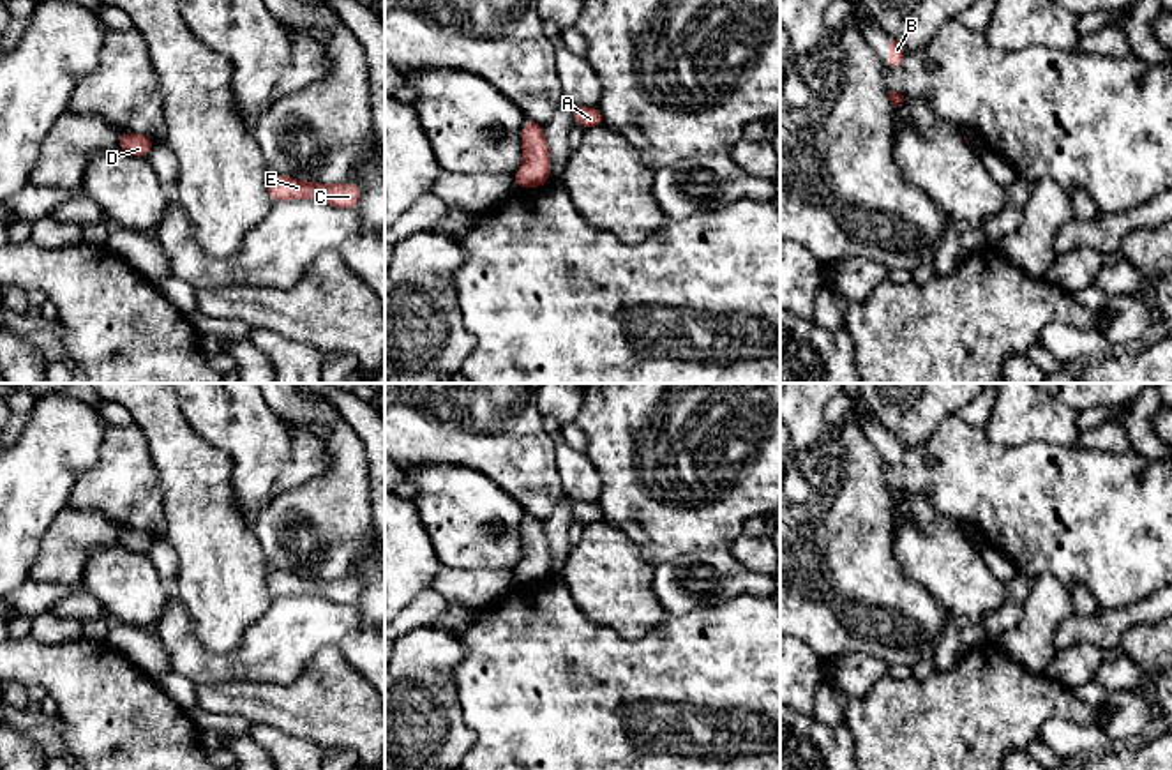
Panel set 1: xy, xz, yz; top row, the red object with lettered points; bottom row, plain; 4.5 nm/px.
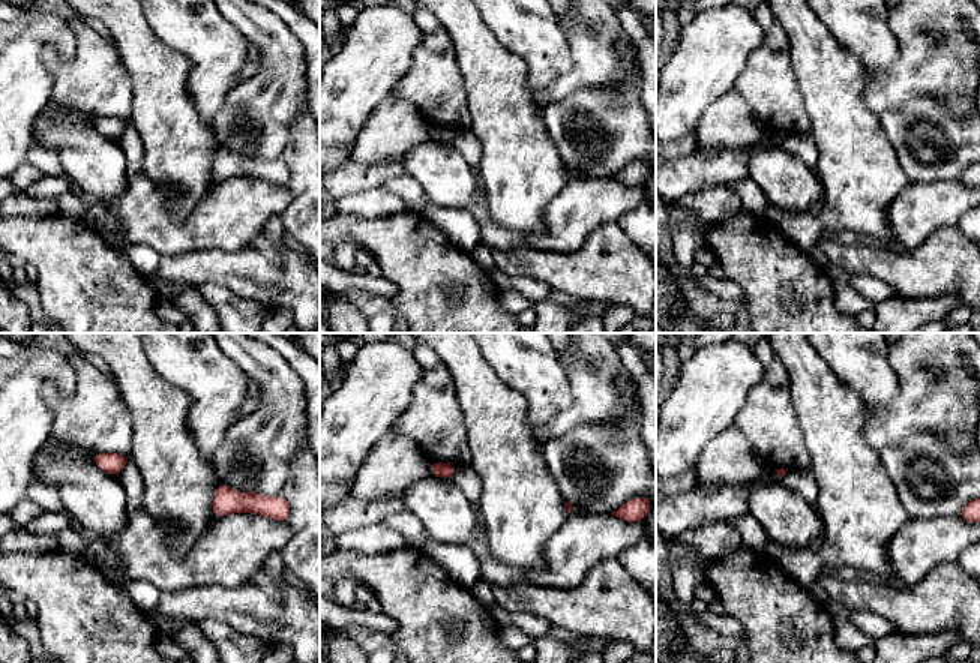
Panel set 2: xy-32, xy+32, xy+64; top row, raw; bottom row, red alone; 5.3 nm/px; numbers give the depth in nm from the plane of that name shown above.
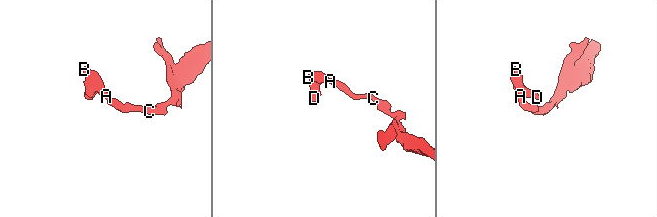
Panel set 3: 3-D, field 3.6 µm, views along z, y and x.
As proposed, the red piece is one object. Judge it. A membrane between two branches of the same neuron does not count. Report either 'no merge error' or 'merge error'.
no merge error

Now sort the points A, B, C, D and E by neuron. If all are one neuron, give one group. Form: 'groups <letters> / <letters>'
groups A B C D E

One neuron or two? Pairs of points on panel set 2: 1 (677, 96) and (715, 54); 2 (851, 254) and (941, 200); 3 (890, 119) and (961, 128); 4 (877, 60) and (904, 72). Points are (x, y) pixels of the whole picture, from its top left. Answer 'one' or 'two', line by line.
1: one
2: two
3: one
4: two

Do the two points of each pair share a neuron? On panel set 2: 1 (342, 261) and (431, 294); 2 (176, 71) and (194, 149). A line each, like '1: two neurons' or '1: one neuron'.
1: two neurons
2: one neuron

